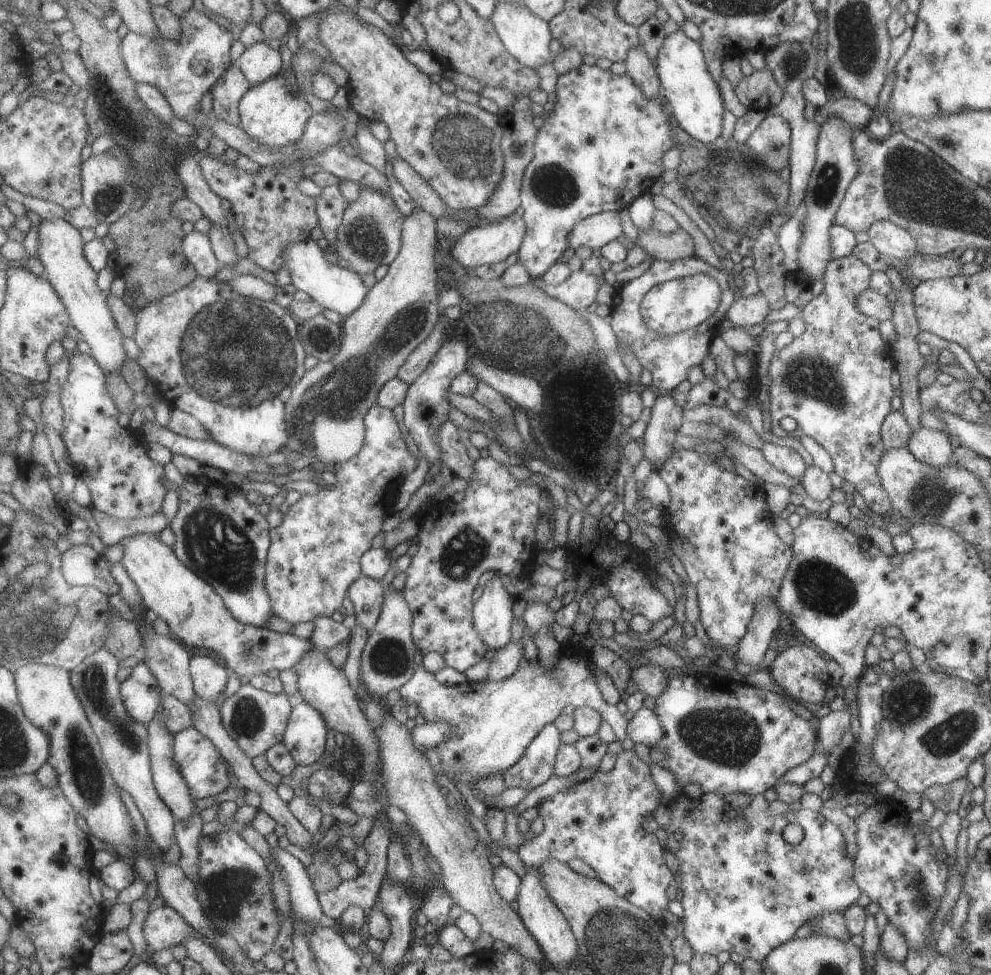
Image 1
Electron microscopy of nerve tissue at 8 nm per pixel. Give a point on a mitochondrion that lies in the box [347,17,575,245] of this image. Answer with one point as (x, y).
(463, 147)

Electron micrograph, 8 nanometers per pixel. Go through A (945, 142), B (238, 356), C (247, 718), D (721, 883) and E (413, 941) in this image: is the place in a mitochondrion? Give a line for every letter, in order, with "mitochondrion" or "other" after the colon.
A: mitochondrion
B: mitochondrion
C: mitochondrion
D: other
E: other

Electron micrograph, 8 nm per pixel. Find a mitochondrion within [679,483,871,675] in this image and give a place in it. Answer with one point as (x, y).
(824, 590)

